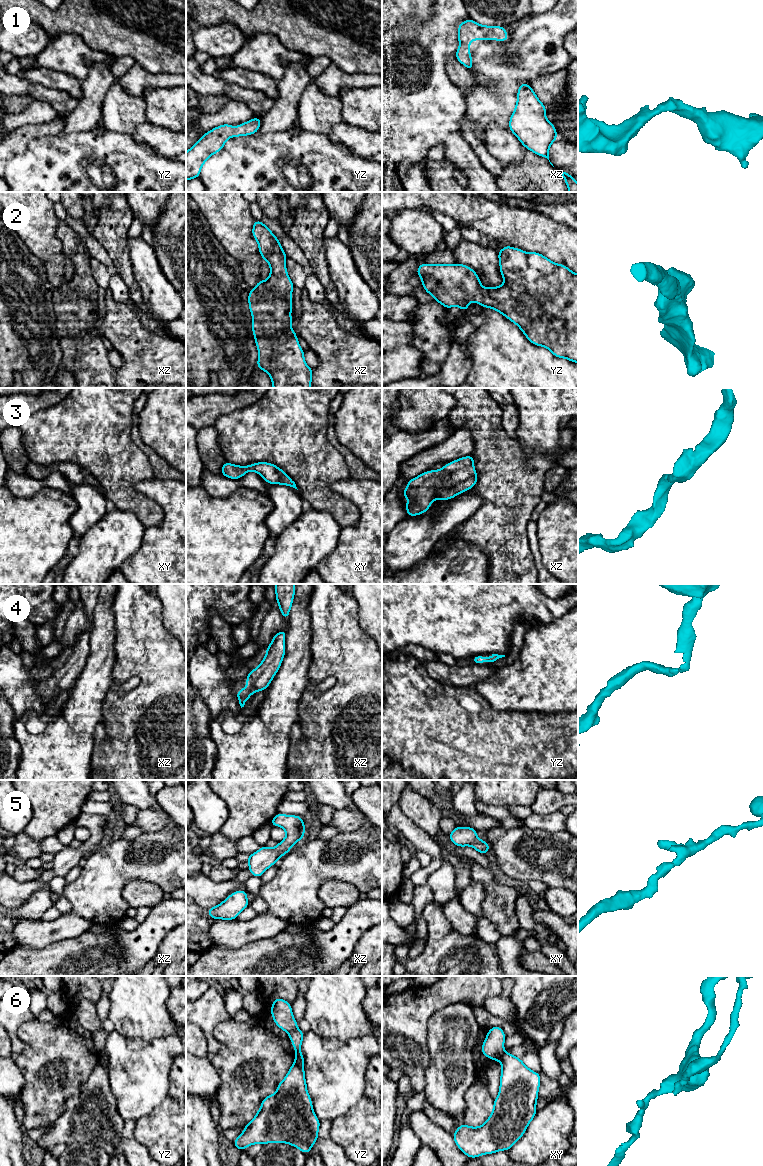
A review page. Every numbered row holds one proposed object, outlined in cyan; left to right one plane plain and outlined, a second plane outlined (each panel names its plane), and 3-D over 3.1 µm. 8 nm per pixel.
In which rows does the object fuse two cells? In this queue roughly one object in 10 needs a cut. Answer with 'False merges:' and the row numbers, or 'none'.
False merges: 6

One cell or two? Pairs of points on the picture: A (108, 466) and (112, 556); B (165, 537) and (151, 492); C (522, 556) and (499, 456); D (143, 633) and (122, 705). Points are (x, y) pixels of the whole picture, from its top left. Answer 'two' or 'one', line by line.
A: two
B: one
C: one
D: one

